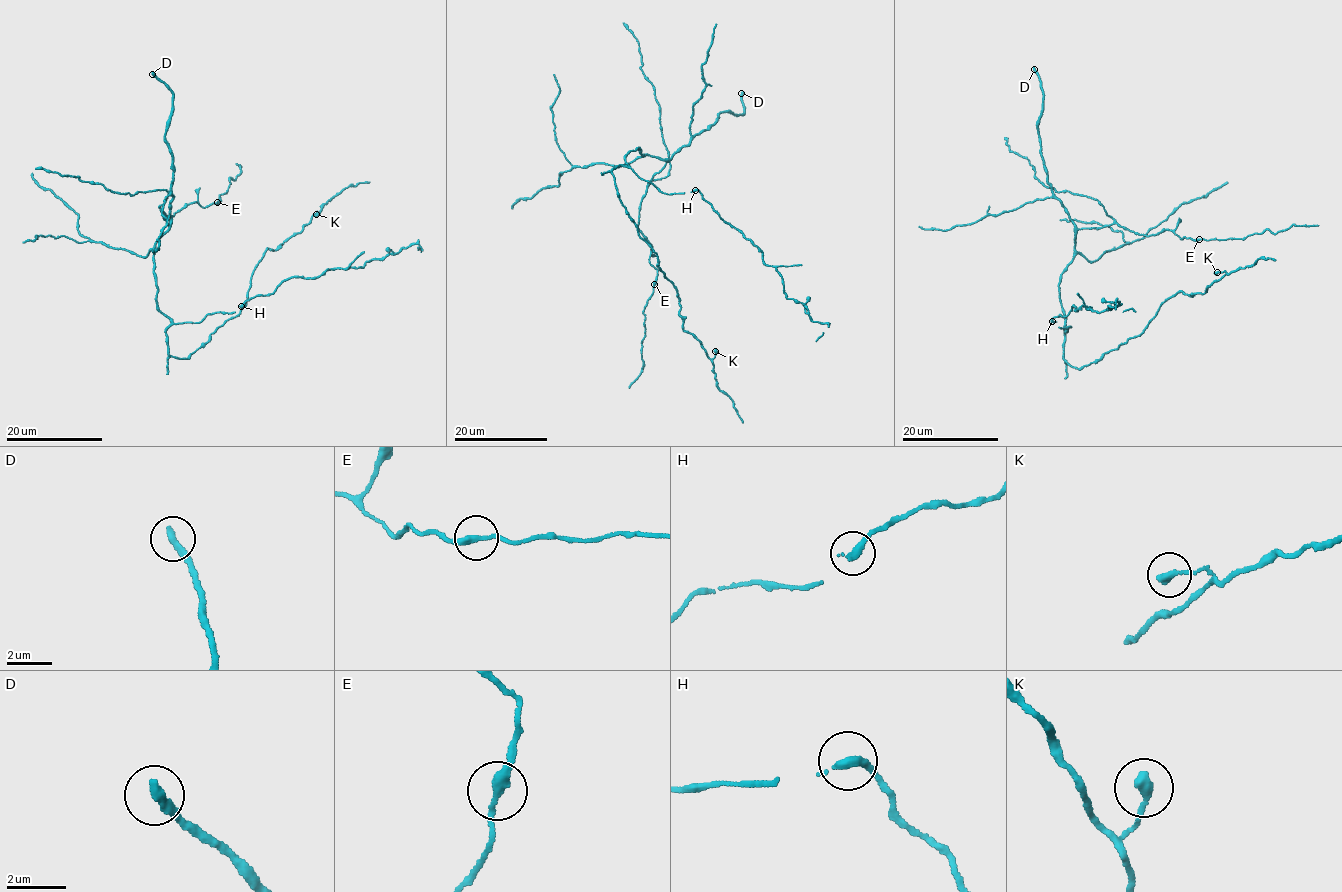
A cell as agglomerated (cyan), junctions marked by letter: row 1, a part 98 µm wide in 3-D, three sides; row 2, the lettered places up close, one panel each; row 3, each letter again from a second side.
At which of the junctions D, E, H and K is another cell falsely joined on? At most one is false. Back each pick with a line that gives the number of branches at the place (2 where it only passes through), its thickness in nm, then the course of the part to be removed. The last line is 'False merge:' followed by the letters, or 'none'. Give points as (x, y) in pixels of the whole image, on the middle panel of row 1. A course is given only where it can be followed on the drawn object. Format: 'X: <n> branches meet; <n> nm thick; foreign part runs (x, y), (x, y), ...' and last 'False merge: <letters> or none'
H: 1 branches meet; 400 nm thick; foreign part runs (696, 189), (762, 253), (766, 265), (776, 268), (786, 297), (804, 305), (813, 321), (827, 323), (816, 341)
False merge: H

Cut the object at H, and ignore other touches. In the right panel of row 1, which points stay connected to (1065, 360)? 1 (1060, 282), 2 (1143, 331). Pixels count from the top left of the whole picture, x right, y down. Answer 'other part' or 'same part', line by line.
1: same part
2: same part

